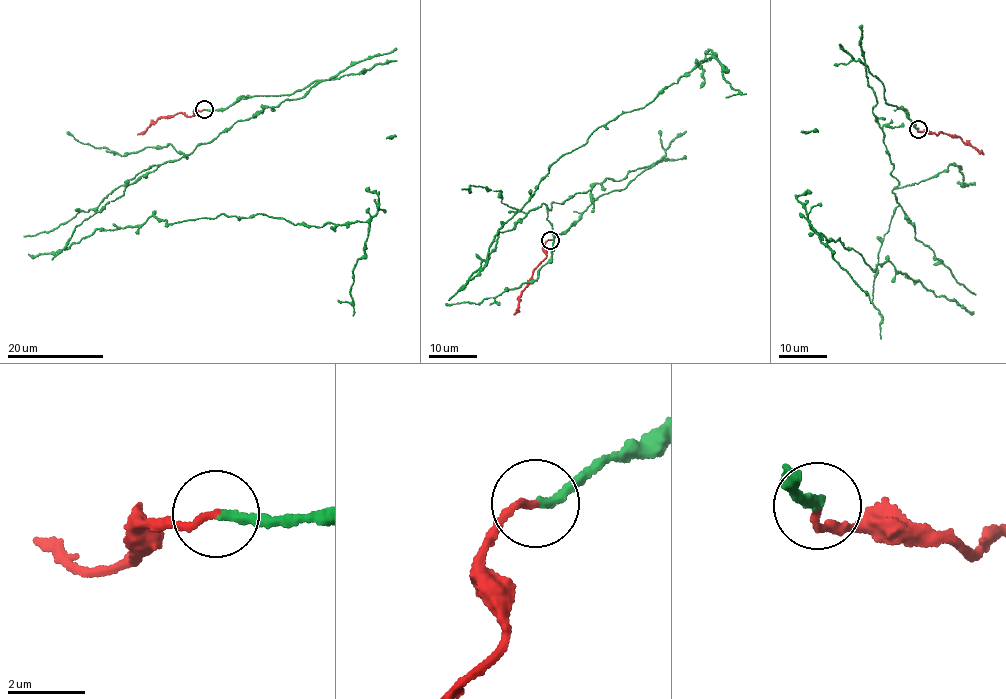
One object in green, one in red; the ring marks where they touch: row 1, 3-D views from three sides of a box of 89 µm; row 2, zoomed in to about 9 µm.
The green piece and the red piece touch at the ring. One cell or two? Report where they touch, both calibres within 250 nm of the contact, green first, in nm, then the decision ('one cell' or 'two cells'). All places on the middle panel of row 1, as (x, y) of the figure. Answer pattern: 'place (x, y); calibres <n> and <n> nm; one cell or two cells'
place (550, 240); calibres 240 and 180 nm; one cell

